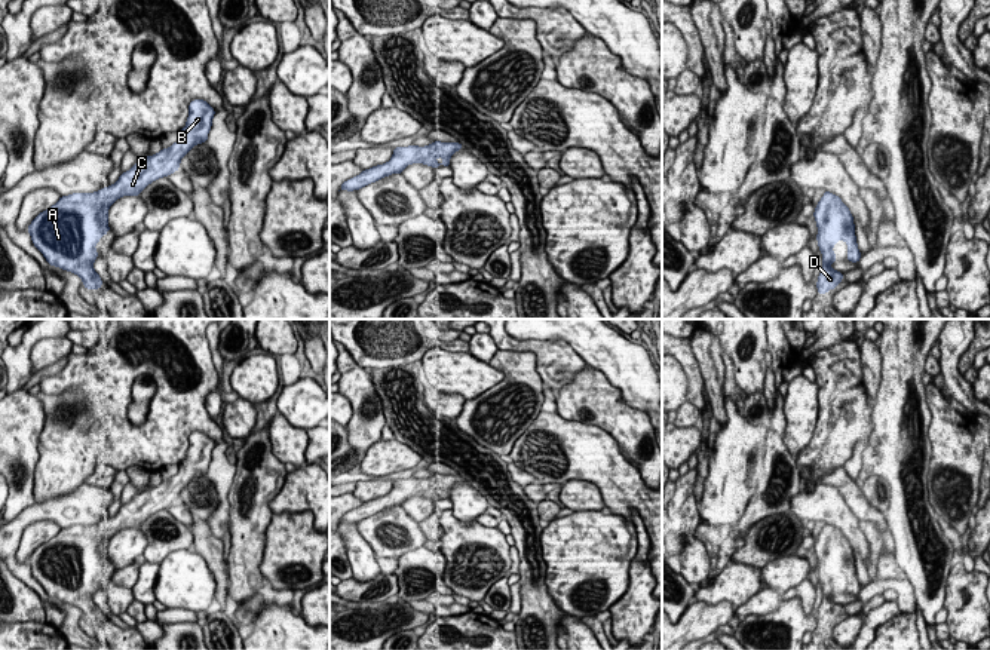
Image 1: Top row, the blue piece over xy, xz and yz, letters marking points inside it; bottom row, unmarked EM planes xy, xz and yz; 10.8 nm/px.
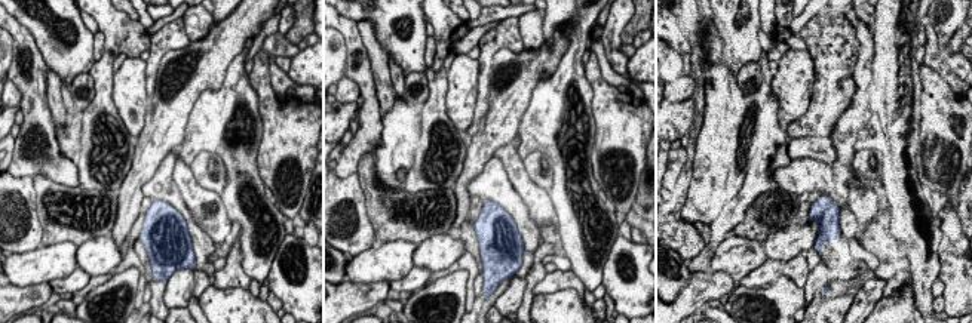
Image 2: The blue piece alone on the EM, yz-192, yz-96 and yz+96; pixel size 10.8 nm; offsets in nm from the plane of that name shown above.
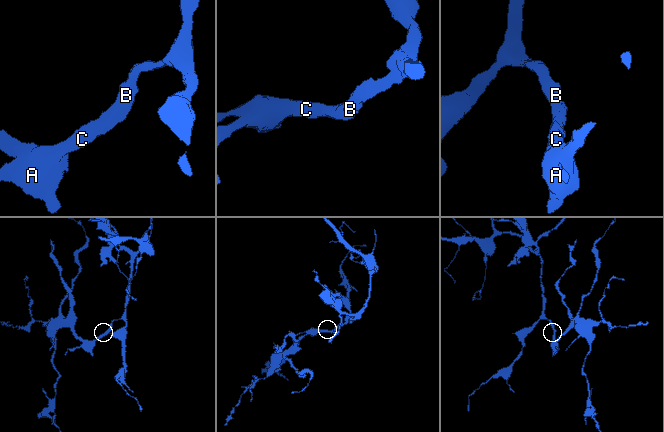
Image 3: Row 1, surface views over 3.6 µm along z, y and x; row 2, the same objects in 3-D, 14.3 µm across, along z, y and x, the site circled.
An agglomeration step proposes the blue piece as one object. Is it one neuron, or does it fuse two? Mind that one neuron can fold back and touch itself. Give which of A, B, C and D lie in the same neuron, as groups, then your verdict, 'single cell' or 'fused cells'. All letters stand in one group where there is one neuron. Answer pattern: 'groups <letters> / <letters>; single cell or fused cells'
groups A B C D; single cell

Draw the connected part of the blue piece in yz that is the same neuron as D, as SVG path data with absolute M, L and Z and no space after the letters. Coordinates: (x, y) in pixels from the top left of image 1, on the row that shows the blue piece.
M824 191L824 196L815 206L813 217L818 227L816 240L822 252L822 269L818 276L816 292L827 294L843 279L843 273L831 267L837 260L833 246L839 240L845 240L848 243L846 257L850 263L858 263L861 252L856 243L853 217L839 196Z

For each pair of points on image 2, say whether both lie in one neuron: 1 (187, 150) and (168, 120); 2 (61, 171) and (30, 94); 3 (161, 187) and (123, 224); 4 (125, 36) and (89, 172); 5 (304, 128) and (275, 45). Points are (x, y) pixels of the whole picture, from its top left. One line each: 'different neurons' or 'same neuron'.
1: different neurons
2: same neuron
3: different neurons
4: same neuron
5: different neurons

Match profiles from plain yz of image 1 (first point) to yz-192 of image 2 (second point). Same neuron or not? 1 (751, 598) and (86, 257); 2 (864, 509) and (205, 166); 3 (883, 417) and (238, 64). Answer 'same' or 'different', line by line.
1: different
2: different
3: same

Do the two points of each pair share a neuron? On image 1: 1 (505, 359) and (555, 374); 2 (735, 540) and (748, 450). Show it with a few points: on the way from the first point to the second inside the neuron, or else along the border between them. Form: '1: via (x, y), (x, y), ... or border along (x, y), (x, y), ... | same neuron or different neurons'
1: border along (505, 349), (530, 350), (545, 386) | different neurons
2: border along (754, 490), (742, 517), (735, 524) | different neurons

